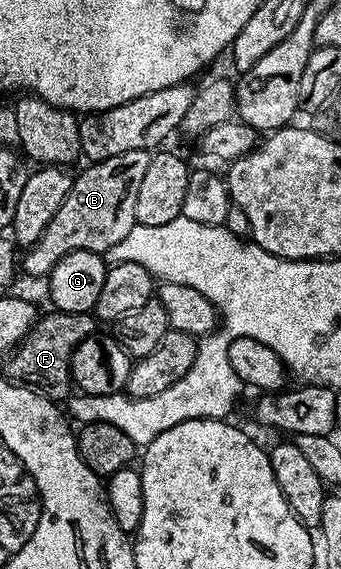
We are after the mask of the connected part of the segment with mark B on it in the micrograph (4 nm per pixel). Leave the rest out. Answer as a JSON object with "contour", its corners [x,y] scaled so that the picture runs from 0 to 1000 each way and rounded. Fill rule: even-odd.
{"contour":[[[440,264],[355,267],[355,274],[320,274],[320,281],[246,290],[246,299],[217,308],[179,366],[167,366],[155,387],[144,387],[144,401],[120,408],[100,432],[70,445],[79,446],[70,453],[65,448],[65,480],[70,475],[91,489],[135,490],[150,473],[202,443],[246,439],[302,450],[331,429],[367,422],[402,394],[390,380],[402,330],[437,297],[443,274]]]}

